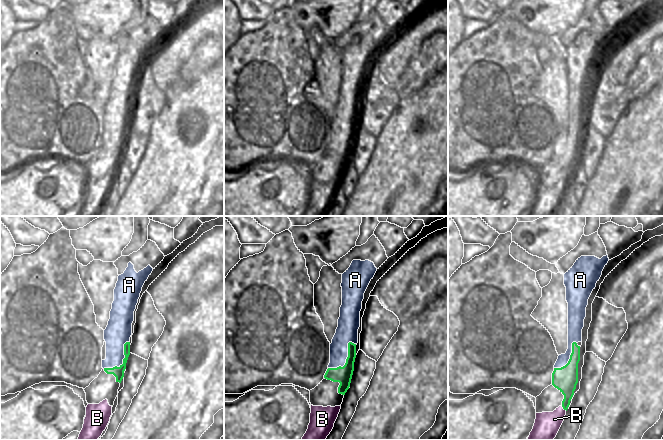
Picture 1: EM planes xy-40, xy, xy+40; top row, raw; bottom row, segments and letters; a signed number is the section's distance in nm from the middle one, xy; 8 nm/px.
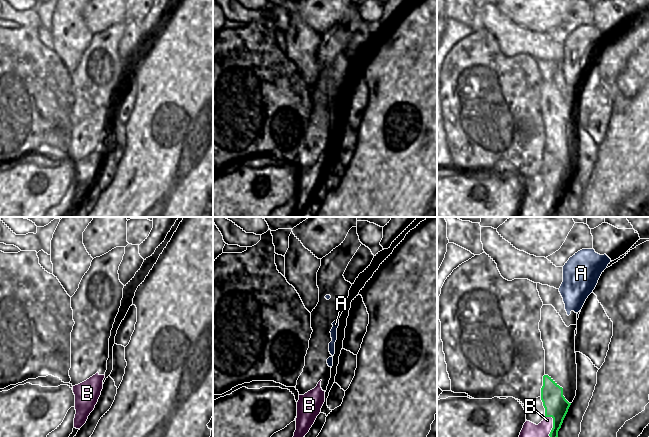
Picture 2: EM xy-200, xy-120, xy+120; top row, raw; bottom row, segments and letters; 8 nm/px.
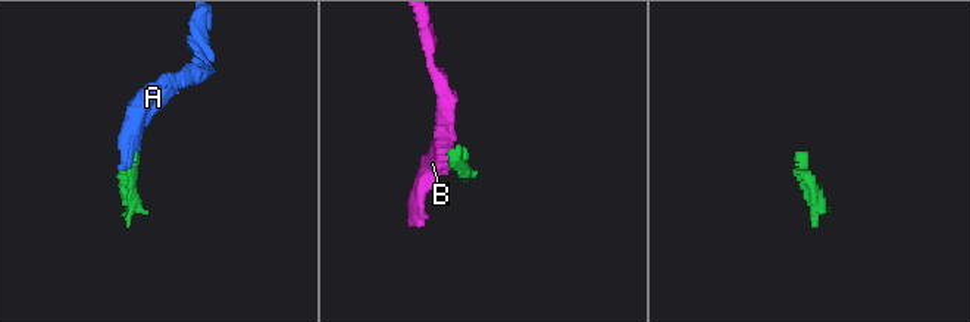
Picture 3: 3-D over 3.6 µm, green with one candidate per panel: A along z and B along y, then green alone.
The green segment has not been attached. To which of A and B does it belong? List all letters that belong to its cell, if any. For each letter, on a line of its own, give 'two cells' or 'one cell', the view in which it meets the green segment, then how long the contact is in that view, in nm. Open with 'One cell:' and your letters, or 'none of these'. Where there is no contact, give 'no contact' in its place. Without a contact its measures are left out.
One cell: A
A: one cell; meets green in xy; contact 300 nm long
B: two cells; meets green in xy+40; contact 60 nm long

